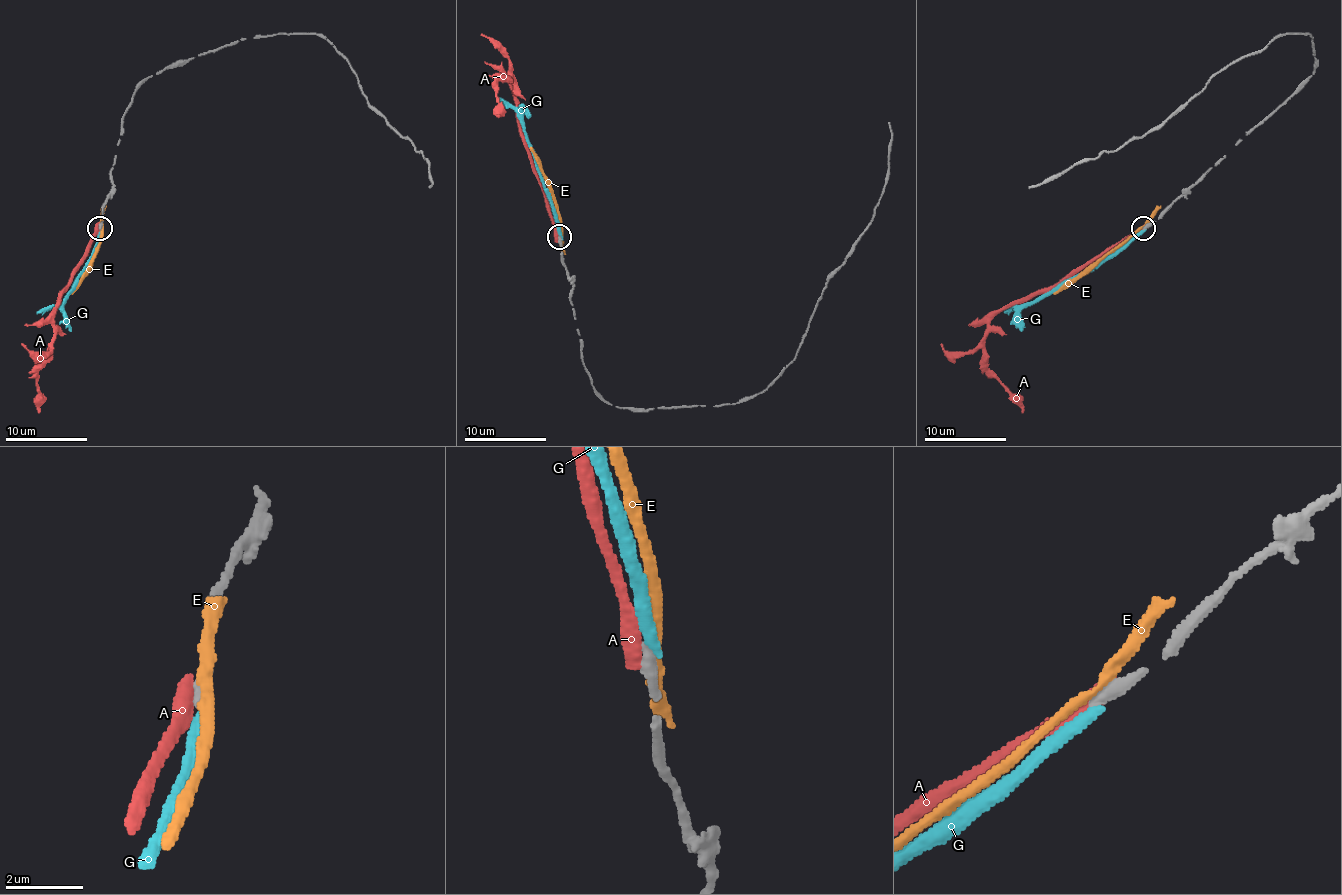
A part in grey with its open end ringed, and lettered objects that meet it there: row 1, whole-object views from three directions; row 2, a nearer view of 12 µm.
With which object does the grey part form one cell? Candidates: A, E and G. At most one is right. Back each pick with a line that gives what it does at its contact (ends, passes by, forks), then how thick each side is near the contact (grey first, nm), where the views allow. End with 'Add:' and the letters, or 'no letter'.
Add: no letter

